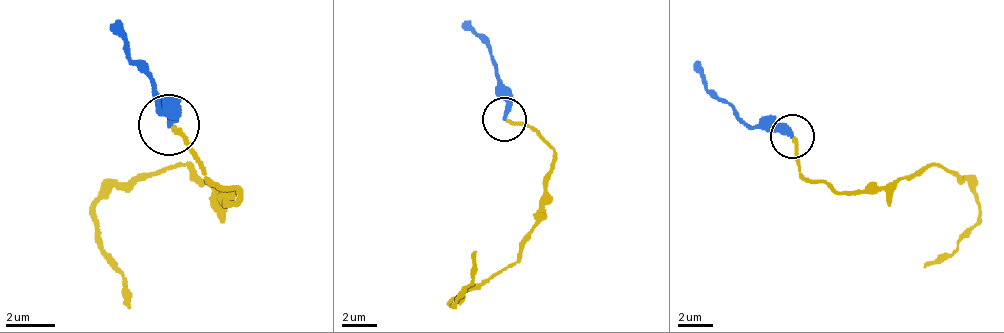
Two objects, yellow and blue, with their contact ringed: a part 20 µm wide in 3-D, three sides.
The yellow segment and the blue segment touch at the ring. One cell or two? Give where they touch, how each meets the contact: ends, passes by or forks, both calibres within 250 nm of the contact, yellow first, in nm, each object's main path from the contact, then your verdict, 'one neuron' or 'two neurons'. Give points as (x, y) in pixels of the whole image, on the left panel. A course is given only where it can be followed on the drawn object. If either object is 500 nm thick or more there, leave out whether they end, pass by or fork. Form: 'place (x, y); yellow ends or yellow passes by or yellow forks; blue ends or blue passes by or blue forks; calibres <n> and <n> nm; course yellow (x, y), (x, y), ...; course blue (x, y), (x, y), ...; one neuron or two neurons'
place (169, 125); yellow ends; blue ends; calibres 190 and 320 nm; course yellow (173, 126), (234, 206), (185, 163), (118, 181), (94, 206), (94, 243), (130, 310); course blue (167, 126), (167, 114), (149, 71), (112, 22); one neuron

